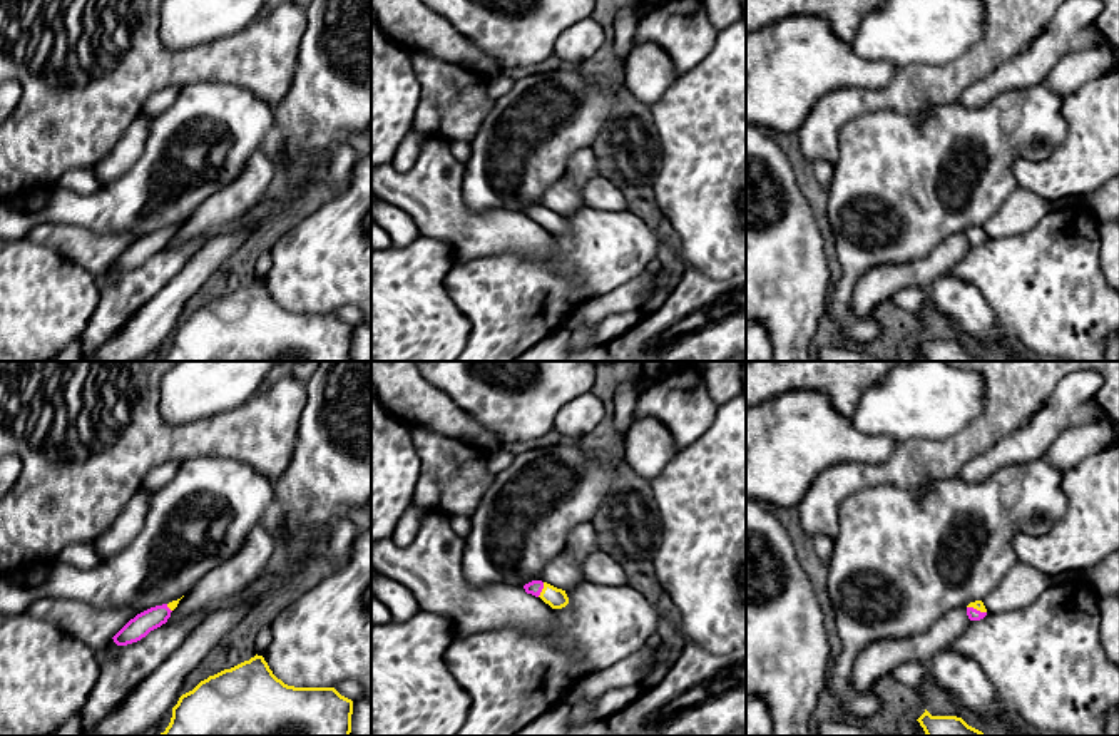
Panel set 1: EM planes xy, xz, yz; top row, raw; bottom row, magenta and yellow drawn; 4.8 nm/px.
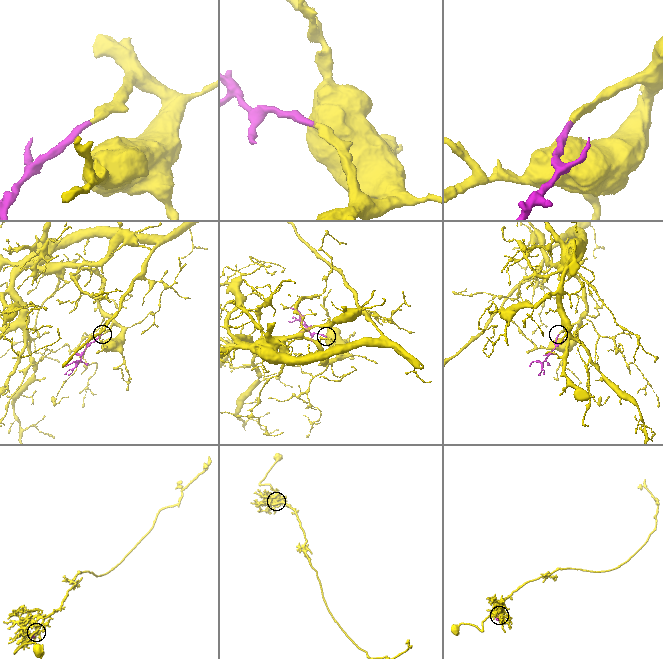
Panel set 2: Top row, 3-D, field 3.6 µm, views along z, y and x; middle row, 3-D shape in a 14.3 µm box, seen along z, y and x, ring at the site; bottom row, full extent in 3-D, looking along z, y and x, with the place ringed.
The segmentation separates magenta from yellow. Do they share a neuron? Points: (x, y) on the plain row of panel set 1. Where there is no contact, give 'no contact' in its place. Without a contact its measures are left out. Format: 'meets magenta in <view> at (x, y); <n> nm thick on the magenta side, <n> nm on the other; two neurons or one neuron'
meets magenta in xz at (542, 213); 70 nm thick on the magenta side, 100 nm on the other; one neuron

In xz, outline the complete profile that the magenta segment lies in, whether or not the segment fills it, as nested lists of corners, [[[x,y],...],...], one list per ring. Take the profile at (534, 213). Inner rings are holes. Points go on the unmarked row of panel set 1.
[[[532,206],[532,207],[525,209],[524,214],[527,219],[540,222],[552,234],[562,234],[569,229],[569,222],[567,222],[565,216],[557,214],[542,206]]]

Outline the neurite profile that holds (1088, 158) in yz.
[[[1119,67],[1064,95],[1067,135],[1042,161],[1014,161],[1019,187],[1045,201],[1084,202],[1119,176]]]

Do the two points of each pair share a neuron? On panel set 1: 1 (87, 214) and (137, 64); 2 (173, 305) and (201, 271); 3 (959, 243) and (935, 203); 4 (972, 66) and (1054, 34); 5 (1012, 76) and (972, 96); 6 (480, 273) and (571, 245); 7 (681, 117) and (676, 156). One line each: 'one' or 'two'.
1: two
2: one
3: two
4: two
5: one
6: one
7: one

